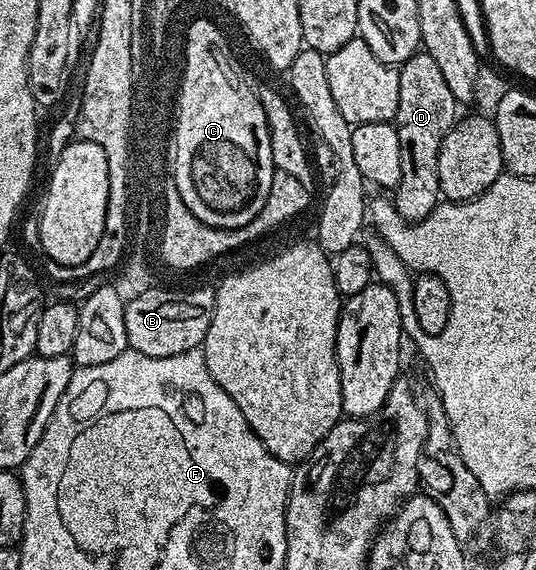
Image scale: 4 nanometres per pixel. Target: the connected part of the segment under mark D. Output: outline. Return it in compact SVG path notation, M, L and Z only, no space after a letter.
M418 51L406 59L399 69L399 107L395 128L399 135L399 167L401 178L391 200L405 221L422 221L439 204L439 151L446 135L458 120L459 102L451 95L435 59Z

